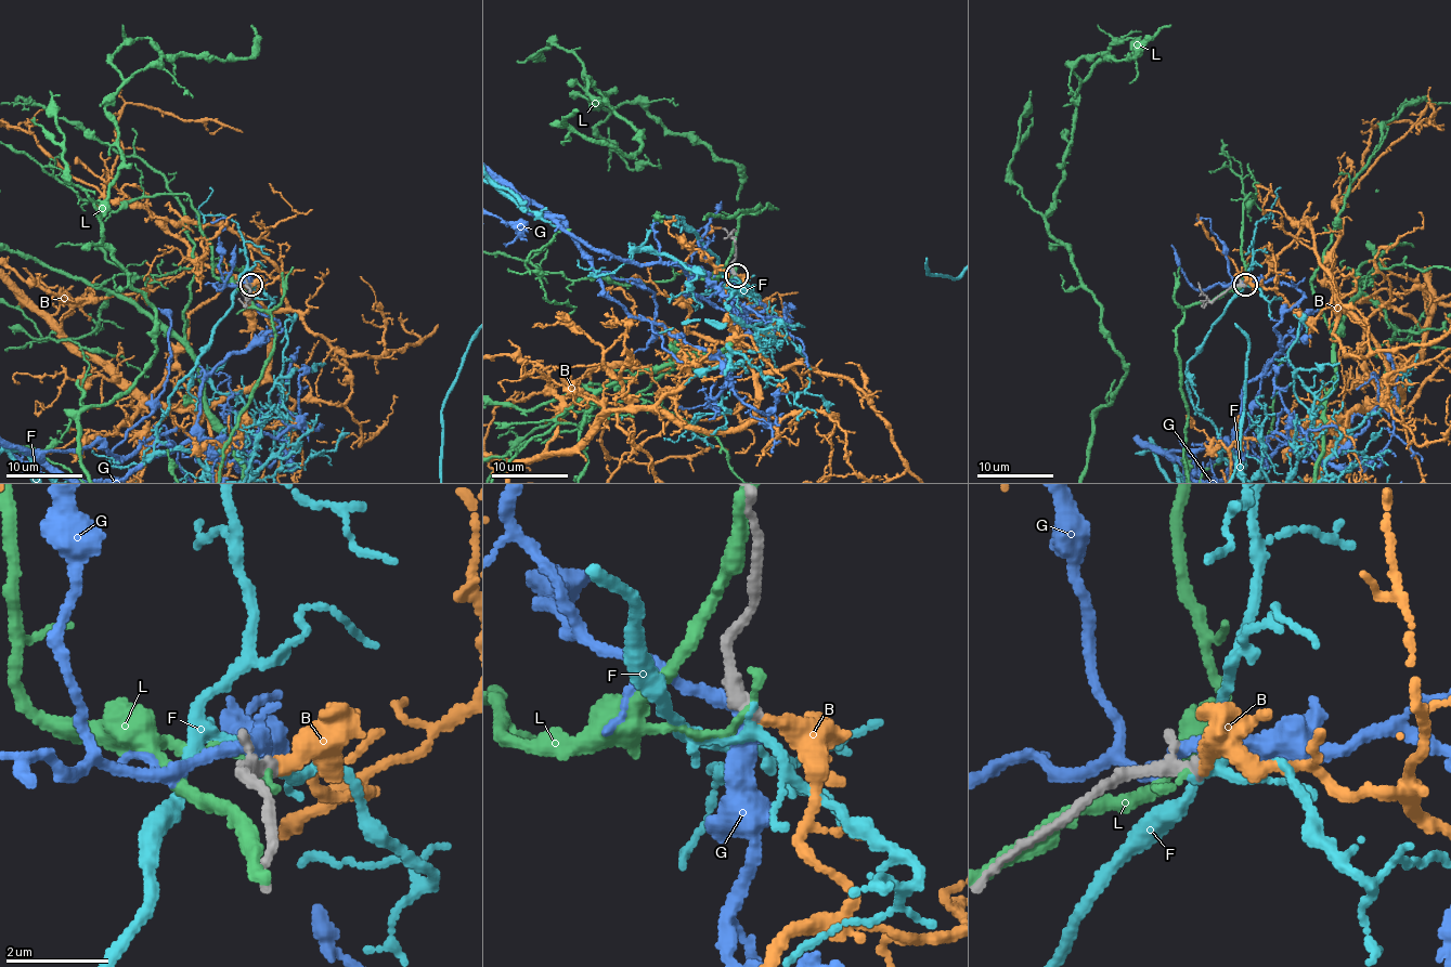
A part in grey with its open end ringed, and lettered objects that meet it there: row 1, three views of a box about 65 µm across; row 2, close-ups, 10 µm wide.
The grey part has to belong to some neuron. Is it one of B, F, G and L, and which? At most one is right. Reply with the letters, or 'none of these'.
B

